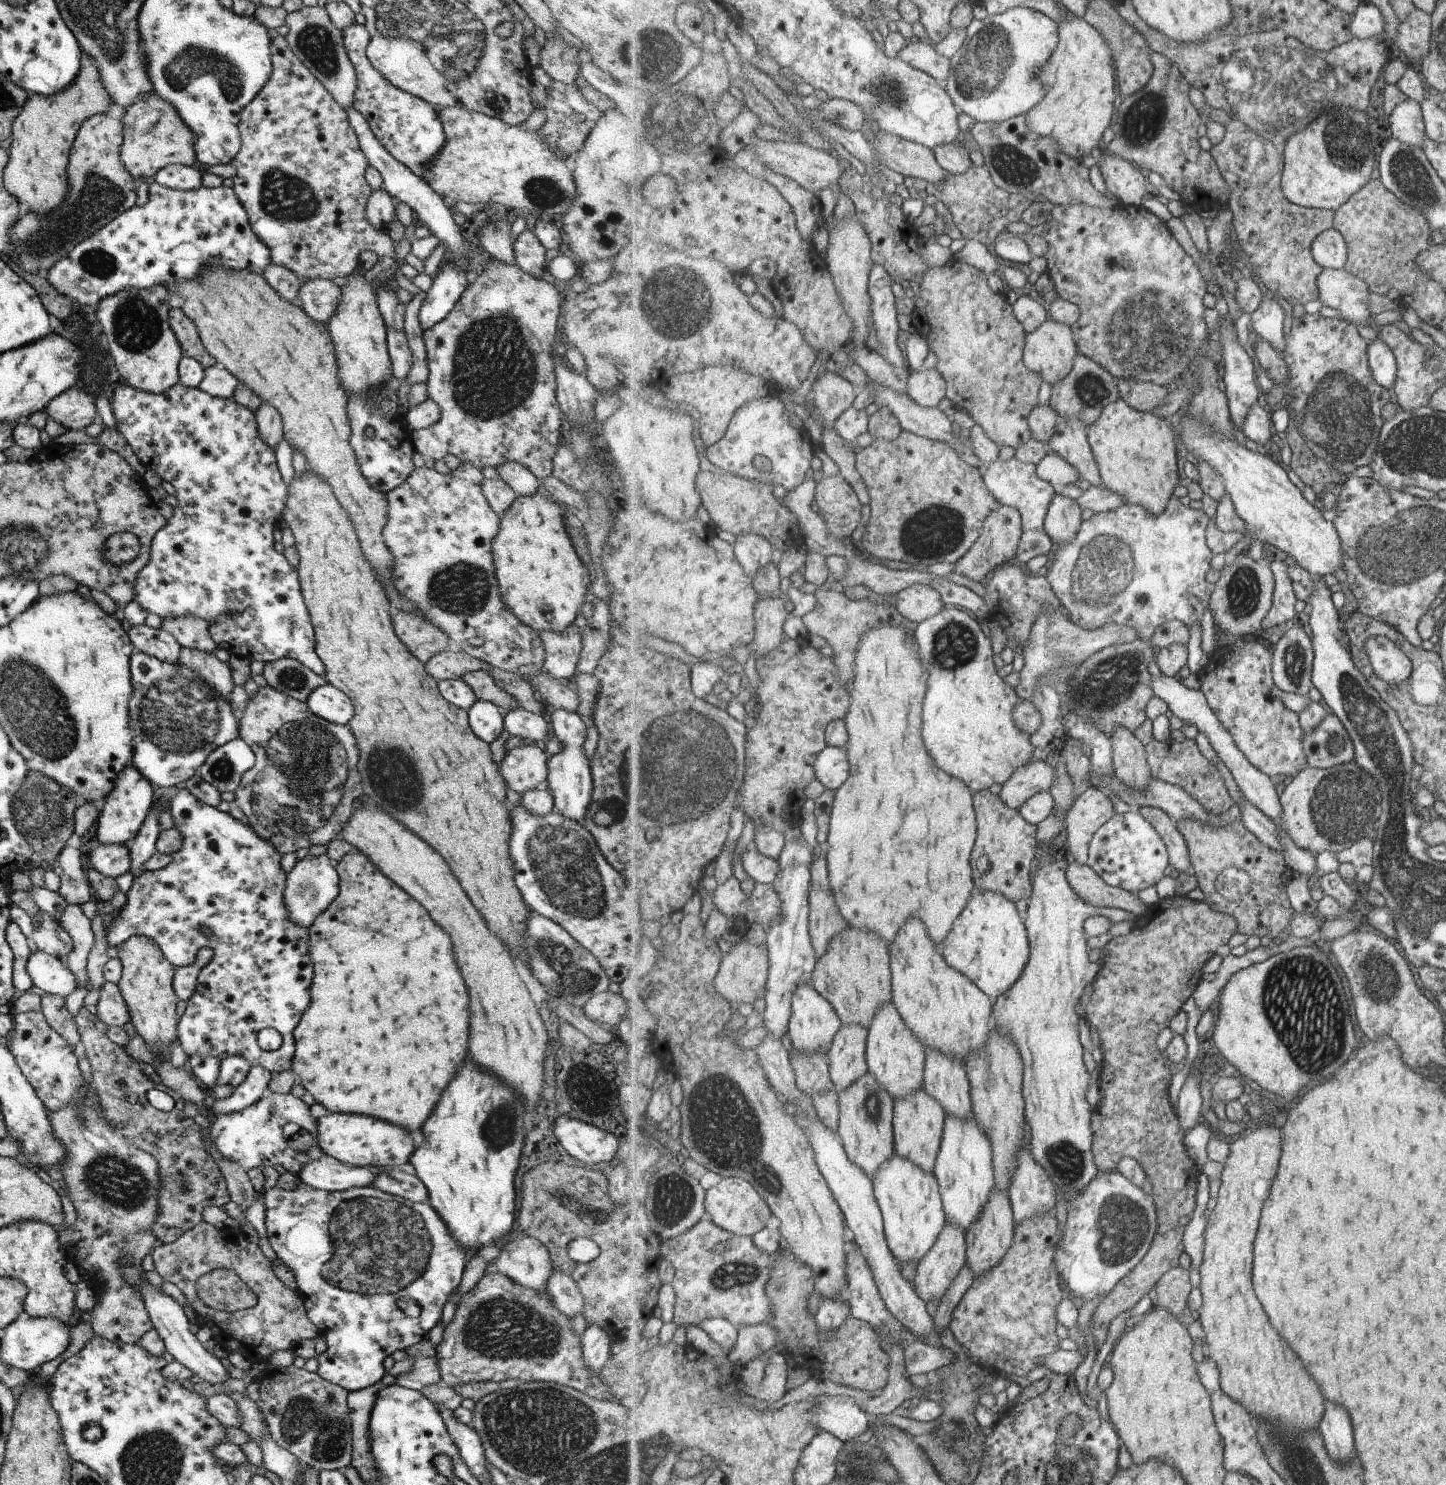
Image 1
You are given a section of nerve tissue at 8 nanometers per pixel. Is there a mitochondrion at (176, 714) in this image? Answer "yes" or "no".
yes

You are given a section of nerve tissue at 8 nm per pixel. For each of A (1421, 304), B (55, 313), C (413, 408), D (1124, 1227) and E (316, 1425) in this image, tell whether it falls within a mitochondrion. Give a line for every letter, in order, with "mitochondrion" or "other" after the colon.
A: other
B: other
C: other
D: mitochondrion
E: mitochondrion

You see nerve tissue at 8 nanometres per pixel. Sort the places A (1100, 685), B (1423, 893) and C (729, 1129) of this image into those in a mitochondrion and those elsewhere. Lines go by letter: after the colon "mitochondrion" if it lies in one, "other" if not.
A: mitochondrion
B: mitochondrion
C: mitochondrion

